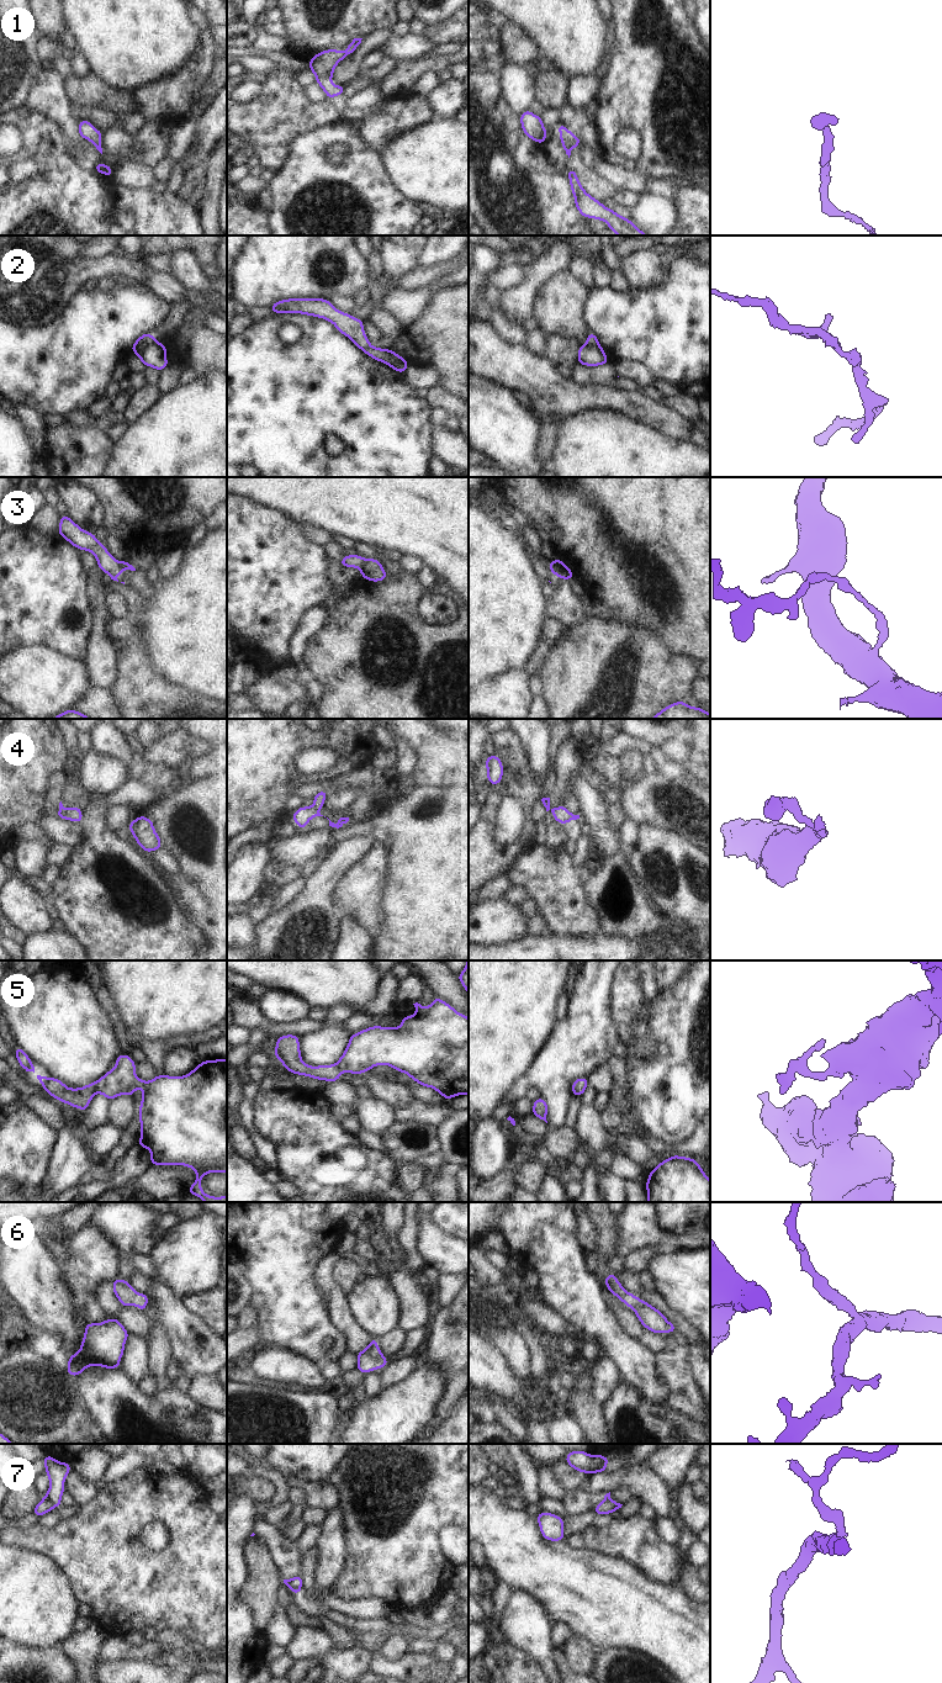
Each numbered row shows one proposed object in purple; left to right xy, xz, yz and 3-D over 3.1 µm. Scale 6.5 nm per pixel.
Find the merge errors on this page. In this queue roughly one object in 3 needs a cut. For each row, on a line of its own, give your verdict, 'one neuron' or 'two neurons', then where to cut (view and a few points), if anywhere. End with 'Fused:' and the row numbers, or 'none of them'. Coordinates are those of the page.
1: one neuron; cut none
2: two neurons; cut xy (154, 340), (148, 343), (137, 354)
3: two neurons; cut xz (365, 559), (360, 570)
4: one neuron; cut none
5: two neurons; cut xy (94, 1083), (95, 1093)
6: one neuron; cut none
7: two neurons; cut xy (43, 1497), (54, 1506)
Fused: 2, 3, 5, 7

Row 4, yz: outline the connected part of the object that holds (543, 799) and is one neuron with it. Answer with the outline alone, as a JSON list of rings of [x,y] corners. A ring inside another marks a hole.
[[[540,795],[538,800],[544,804],[544,806],[546,808],[546,811],[550,811],[554,815],[554,821],[566,825],[567,822],[572,820],[580,819],[580,815],[572,814],[571,811],[566,809],[565,805],[551,809],[550,798]]]

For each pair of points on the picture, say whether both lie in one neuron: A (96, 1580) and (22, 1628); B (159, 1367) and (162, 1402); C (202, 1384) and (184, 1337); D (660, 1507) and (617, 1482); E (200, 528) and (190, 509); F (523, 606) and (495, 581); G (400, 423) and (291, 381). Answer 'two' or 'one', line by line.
A: two
B: two
C: two
D: one
E: two
F: one
G: one

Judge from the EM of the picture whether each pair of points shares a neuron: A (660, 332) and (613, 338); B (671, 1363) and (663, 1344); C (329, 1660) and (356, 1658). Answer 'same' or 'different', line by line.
A: same
B: different
C: same

